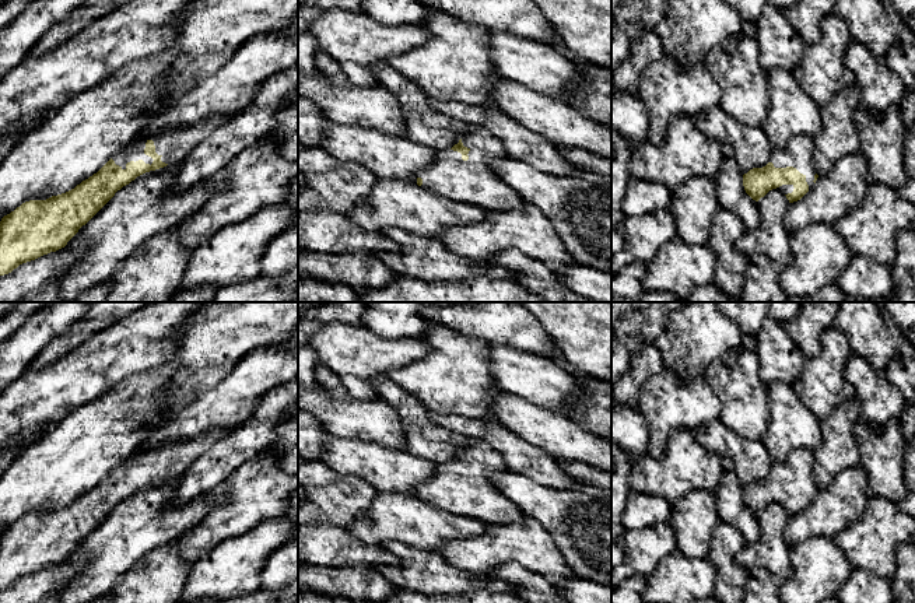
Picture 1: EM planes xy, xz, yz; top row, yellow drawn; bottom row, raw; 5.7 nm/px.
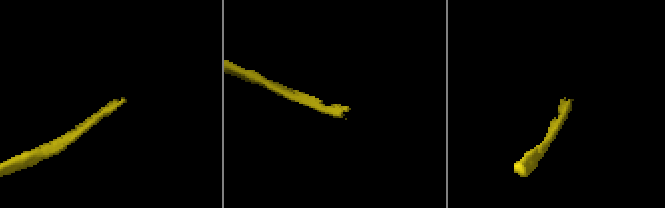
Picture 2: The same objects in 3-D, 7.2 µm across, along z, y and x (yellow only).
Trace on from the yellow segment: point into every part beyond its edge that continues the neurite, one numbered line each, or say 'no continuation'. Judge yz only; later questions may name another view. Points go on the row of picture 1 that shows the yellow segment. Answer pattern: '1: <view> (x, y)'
1: yz (800, 153)

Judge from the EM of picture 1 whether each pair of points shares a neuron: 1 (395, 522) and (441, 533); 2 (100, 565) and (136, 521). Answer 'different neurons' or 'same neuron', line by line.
1: same neuron
2: same neuron

